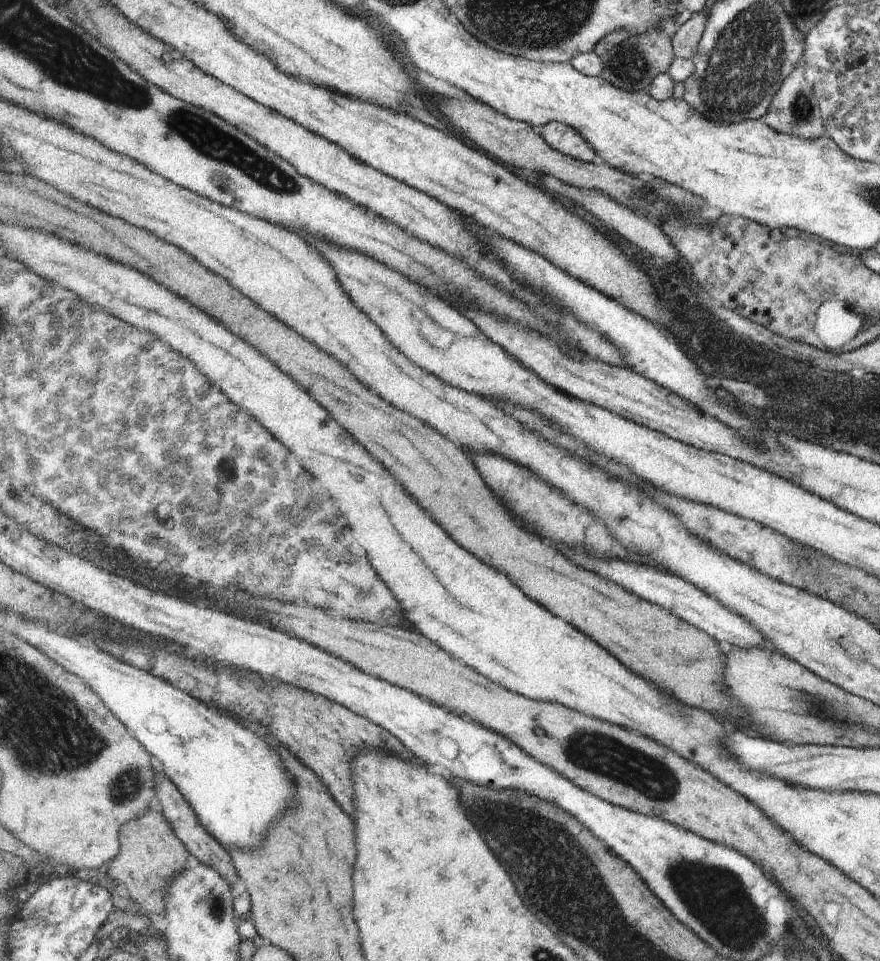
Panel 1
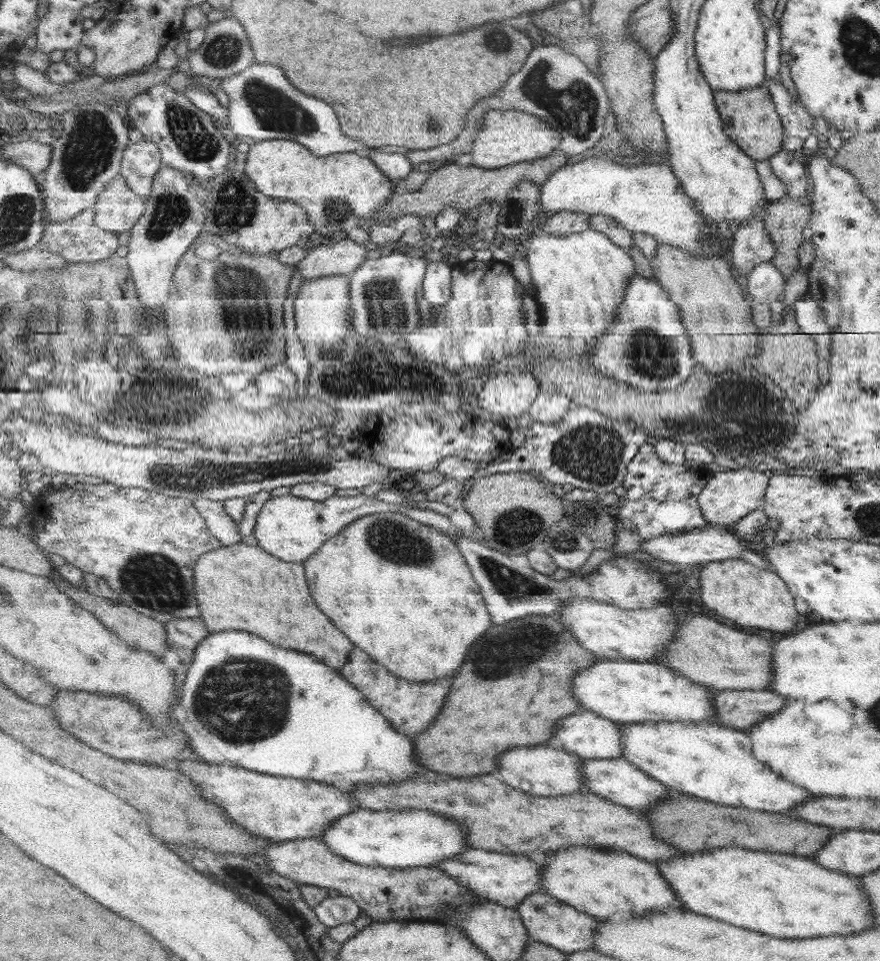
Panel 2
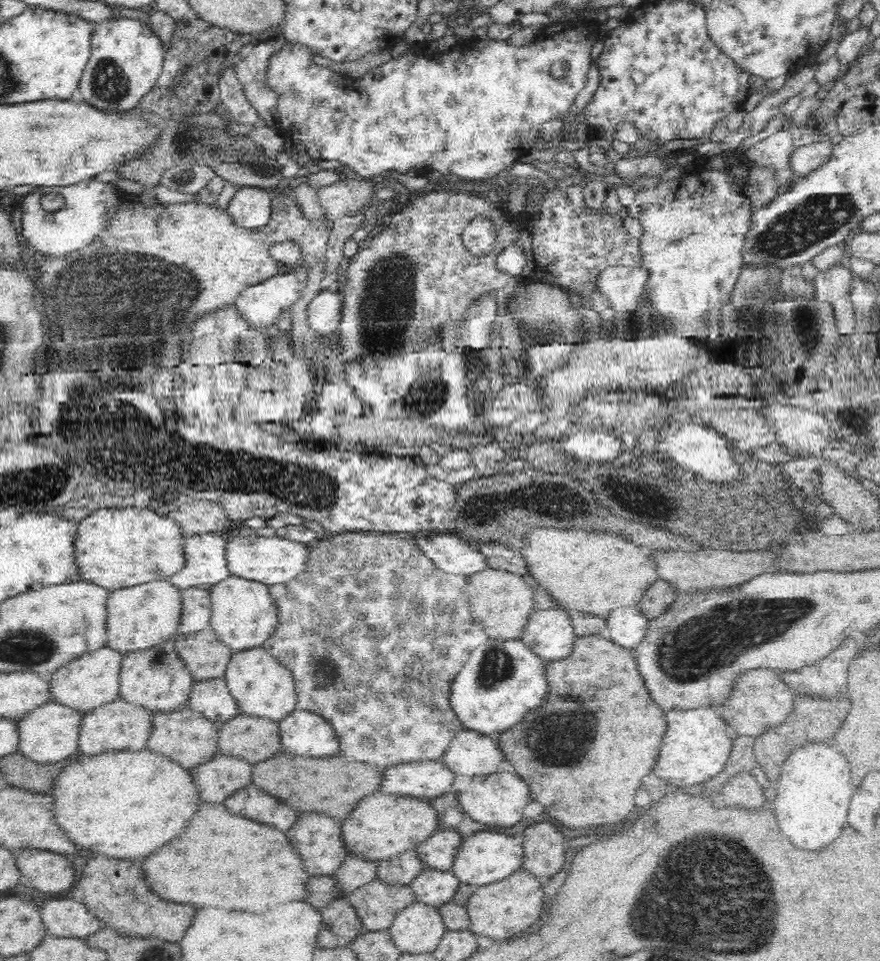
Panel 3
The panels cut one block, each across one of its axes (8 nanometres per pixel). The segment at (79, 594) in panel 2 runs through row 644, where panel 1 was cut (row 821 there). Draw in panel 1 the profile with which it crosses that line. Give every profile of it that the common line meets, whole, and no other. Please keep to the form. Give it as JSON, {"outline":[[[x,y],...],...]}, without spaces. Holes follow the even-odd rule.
{"outline":[[[151,807],[144,816],[130,820],[121,831],[122,849],[113,862],[110,876],[128,888],[131,899],[145,911],[166,917],[166,896],[176,876],[190,862],[191,852],[176,835],[167,816],[159,807]]]}

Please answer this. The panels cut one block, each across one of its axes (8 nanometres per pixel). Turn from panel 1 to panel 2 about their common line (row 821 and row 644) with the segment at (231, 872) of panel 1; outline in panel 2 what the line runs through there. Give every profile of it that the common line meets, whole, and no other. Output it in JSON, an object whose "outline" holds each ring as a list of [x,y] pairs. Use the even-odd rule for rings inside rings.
{"outline":[[[176,618],[166,623],[166,628],[168,628],[170,648],[186,664],[194,662],[200,644],[203,644],[204,639],[212,633],[202,618]]]}

